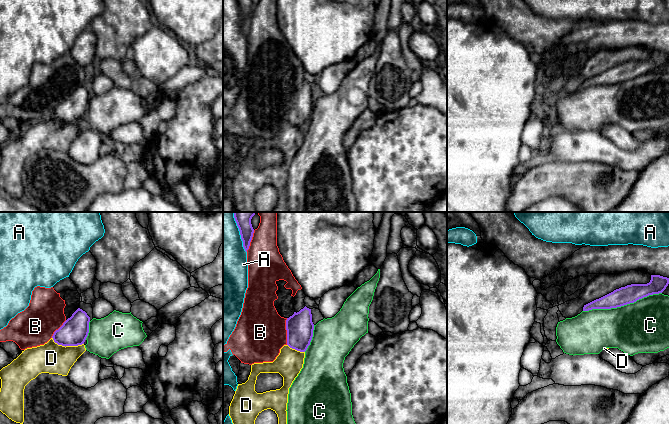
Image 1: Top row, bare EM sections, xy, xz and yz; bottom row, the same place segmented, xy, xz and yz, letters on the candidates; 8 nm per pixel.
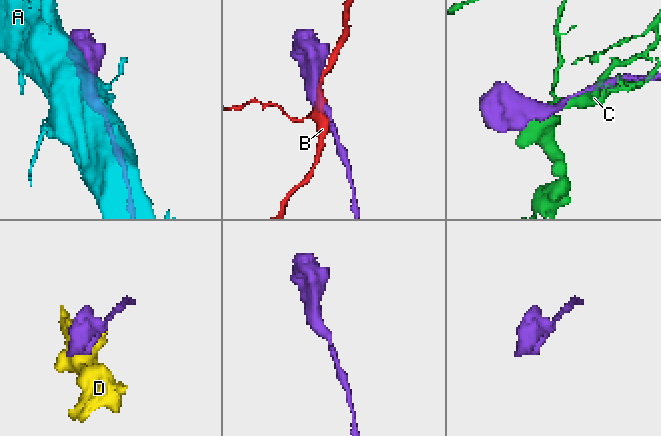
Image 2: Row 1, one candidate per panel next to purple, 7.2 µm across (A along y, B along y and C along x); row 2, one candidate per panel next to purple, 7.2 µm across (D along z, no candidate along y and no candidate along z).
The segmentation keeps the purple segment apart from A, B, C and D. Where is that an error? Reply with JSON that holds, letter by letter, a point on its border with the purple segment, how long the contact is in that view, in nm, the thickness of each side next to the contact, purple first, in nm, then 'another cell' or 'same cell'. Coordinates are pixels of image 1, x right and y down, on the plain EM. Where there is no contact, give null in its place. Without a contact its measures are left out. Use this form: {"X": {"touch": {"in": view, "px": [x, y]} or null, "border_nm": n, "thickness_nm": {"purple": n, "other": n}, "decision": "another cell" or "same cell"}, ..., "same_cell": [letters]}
{"A": {"touch": {"in": "xz", "px": [241, 14]}, "border_nm": 240, "thickness_nm": {"purple": 110, "other": 380}, "decision": "another cell"}, "B": {"touch": {"in": "xz", "px": [287, 107]}, "border_nm": 220, "thickness_nm": {"purple": 220, "other": 420}, "decision": "another cell"}, "C": {"touch": {"in": "yz", "px": [622, 81]}, "border_nm": 650, "thickness_nm": {"purple": 140, "other": 420}, "decision": "another cell"}, "D": {"touch": {"in": "xy", "px": [67, 121]}, "border_nm": 260, "thickness_nm": {"purple": 220, "other": 240}, "decision": "another cell"}, "same_cell": []}

